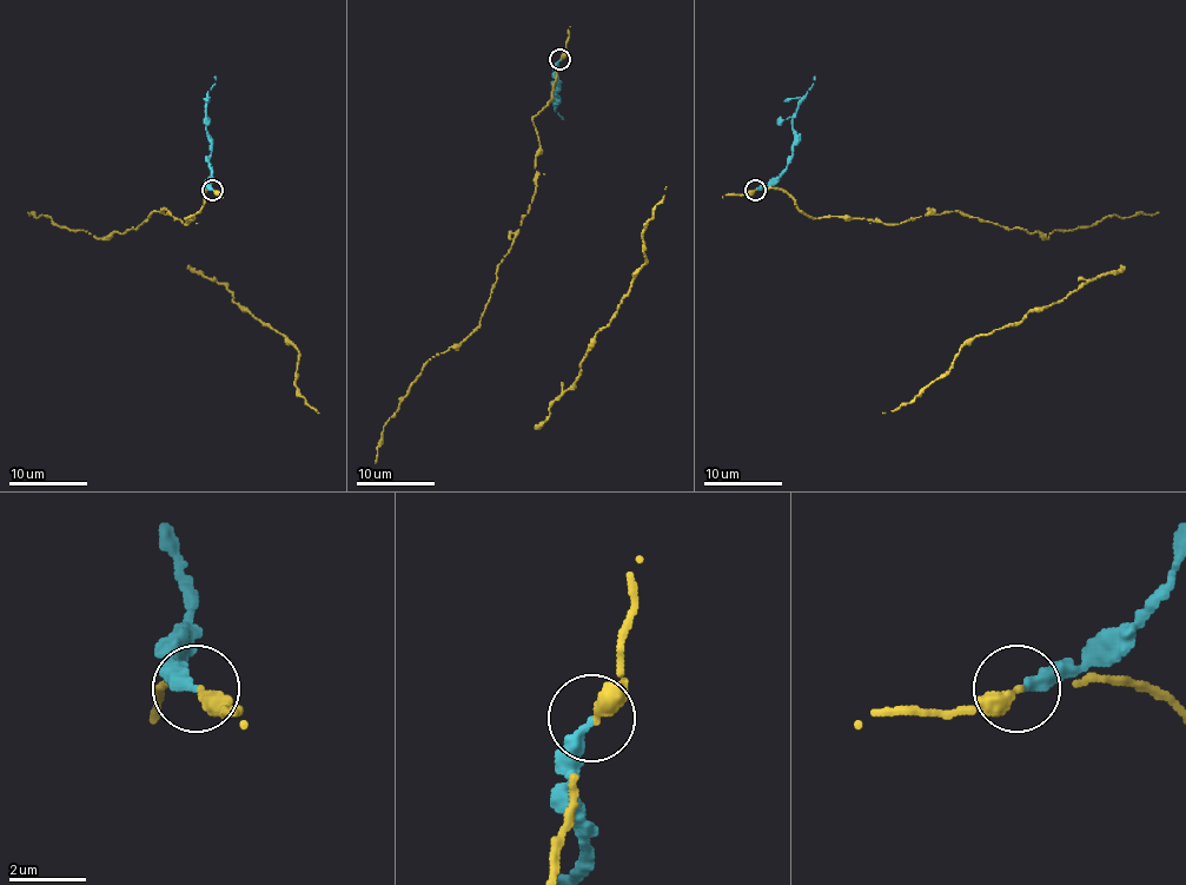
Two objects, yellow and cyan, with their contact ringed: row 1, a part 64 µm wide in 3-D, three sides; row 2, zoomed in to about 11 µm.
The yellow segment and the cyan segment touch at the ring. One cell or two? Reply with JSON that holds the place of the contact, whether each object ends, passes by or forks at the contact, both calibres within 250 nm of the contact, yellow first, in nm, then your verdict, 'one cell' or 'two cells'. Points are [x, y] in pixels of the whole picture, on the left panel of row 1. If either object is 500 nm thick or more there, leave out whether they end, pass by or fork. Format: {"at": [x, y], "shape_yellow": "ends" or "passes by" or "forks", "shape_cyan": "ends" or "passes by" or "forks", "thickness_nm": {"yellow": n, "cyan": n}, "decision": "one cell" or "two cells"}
{"at": [212, 190], "shape_yellow": "passes by", "shape_cyan": "ends", "thickness_nm": {"yellow": 260, "cyan": 300}, "decision": "two cells"}

